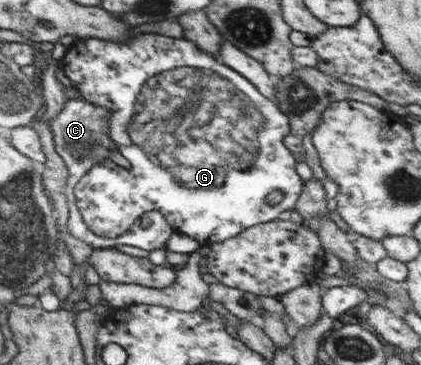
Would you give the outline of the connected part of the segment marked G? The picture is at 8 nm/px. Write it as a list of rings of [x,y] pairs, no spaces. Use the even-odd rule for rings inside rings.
[[[142,33],[142,36],[138,36],[136,40],[132,38],[130,44],[116,41],[108,42],[108,40],[94,38],[77,39],[68,46],[64,56],[59,60],[59,67],[71,80],[74,87],[80,91],[85,102],[111,111],[111,114],[108,115],[110,139],[118,144],[117,150],[132,165],[132,168],[126,169],[106,158],[78,180],[74,191],[76,204],[83,216],[83,222],[94,235],[104,238],[120,237],[130,231],[135,220],[144,212],[158,211],[165,216],[169,226],[175,233],[194,238],[200,244],[210,245],[212,242],[222,242],[222,240],[240,235],[244,230],[256,227],[258,224],[271,222],[278,218],[280,212],[284,212],[284,210],[292,211],[295,208],[296,201],[301,195],[306,182],[296,172],[297,159],[284,145],[284,137],[291,133],[288,116],[280,111],[275,102],[260,94],[254,84],[244,78],[242,74],[232,70],[214,55],[200,50],[194,42],[184,38],[180,39],[153,33]],[[274,190],[282,192],[284,197],[278,204],[272,205],[266,201],[266,196]]]

